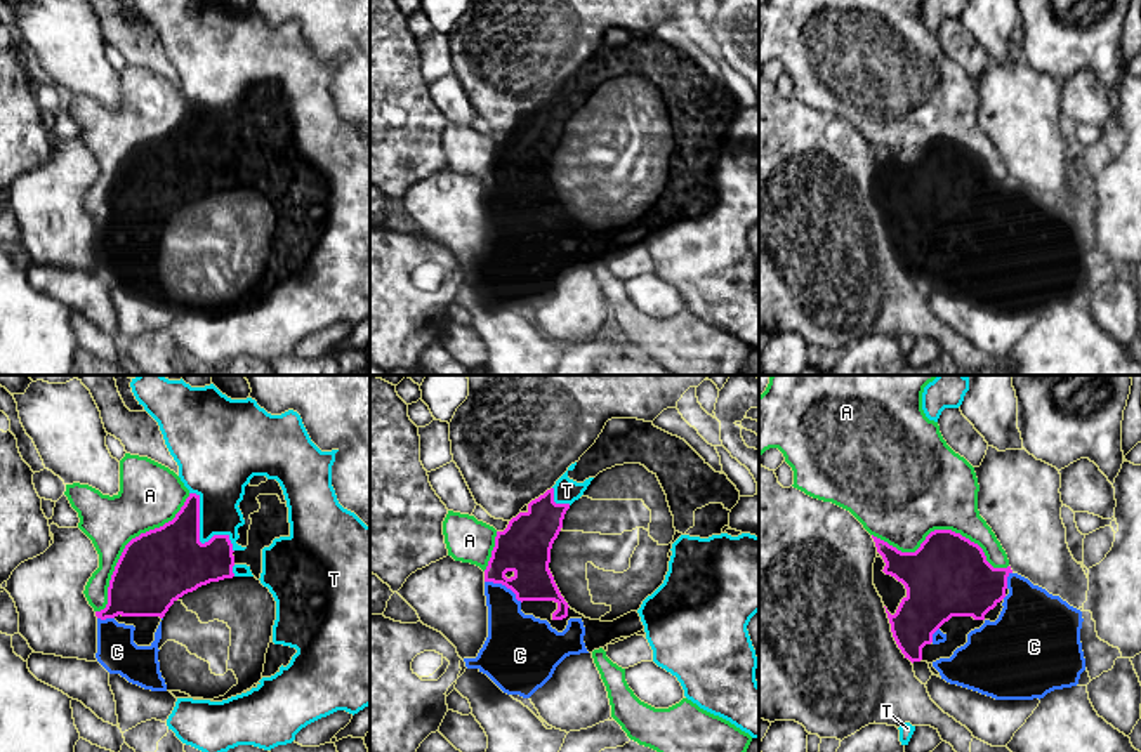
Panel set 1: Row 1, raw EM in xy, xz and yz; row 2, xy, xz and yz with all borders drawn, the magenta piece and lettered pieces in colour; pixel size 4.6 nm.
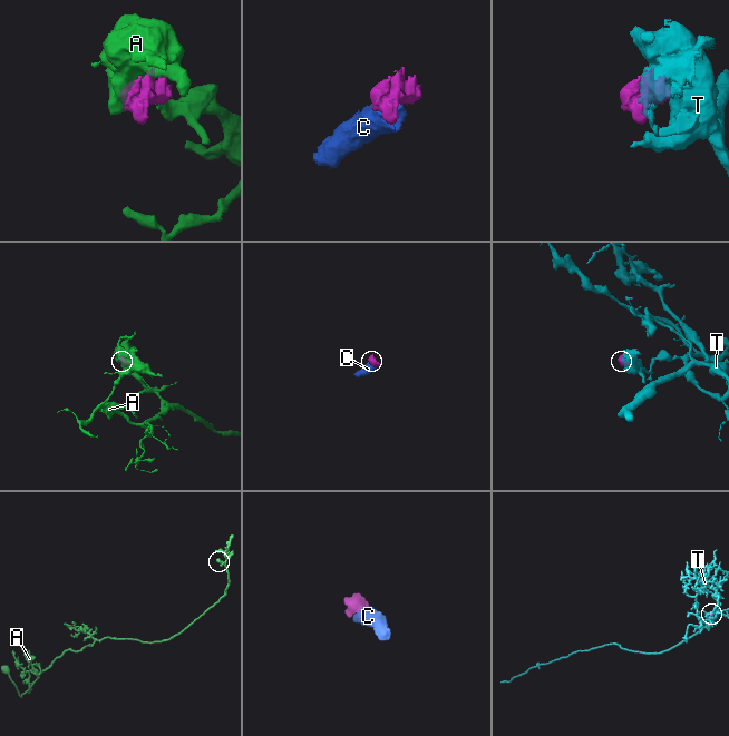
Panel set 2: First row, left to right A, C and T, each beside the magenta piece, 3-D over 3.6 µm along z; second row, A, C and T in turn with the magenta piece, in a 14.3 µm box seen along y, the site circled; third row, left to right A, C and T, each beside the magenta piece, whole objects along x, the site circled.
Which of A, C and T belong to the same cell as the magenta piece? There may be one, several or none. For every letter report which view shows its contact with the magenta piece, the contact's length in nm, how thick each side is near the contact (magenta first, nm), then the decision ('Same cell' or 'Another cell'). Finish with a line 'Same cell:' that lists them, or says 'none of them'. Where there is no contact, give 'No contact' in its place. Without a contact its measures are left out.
A: Touches magenta in yz. Shared border 650 nm. Thickness 380 nm (magenta) against 460 nm. Another cell
C: Touches magenta in xz. Shared border 200 nm. Thickness 240 nm (magenta) against 240 nm. Same cell
T: Touches magenta in xy. Shared border 340 nm. Thickness 340 nm (magenta) against 220 nm. Same cell
Same cell: C, T

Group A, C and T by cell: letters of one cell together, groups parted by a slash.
A / C T

